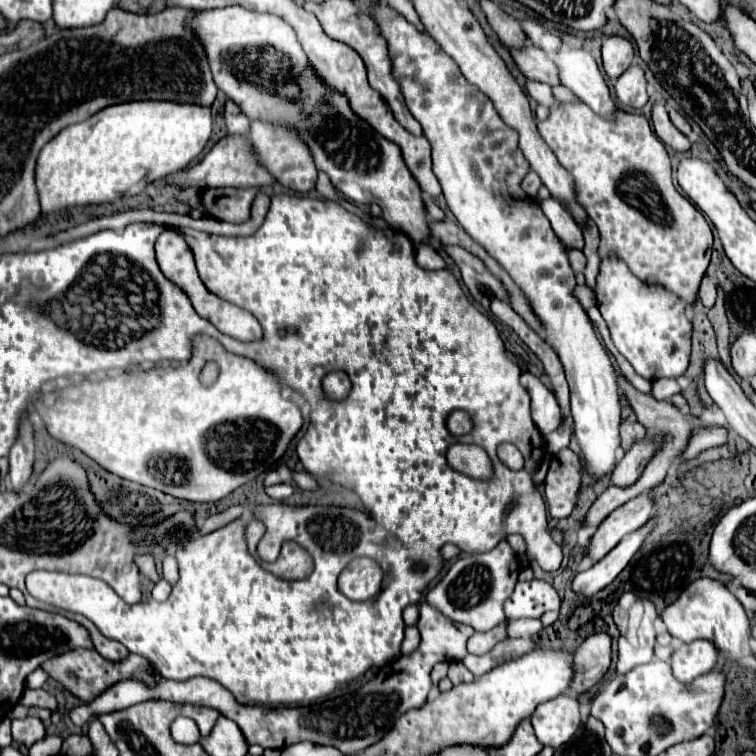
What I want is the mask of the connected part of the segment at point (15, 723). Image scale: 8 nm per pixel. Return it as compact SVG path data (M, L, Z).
M34 716L12 720L12 738L14 742L24 742L26 746L32 746L34 742L44 738L44 726Z

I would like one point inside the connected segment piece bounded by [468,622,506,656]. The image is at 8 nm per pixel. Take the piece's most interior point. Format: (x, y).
(481, 642)

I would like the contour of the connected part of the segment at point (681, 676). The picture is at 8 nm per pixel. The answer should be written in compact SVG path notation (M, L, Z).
M694 640L690 644L680 644L672 654L672 674L678 682L690 684L698 676L712 672L718 660L714 644L706 640Z

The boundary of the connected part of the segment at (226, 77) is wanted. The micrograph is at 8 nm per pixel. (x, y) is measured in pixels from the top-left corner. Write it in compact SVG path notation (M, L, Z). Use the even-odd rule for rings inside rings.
M242 6L204 10L194 16L190 24L206 48L216 86L232 98L250 120L294 130L310 148L316 170L326 172L346 200L364 206L376 202L392 228L406 232L416 244L426 240L428 218L420 188L408 172L398 144L374 132L374 128L350 108L342 92L318 80L290 24L280 16L258 14Z

